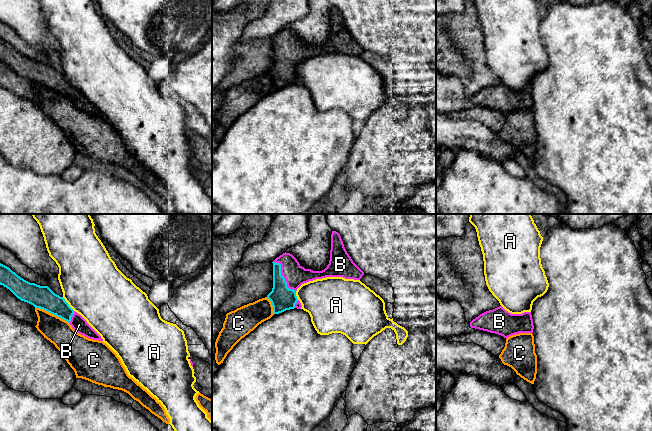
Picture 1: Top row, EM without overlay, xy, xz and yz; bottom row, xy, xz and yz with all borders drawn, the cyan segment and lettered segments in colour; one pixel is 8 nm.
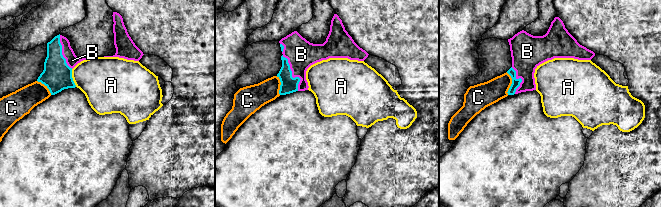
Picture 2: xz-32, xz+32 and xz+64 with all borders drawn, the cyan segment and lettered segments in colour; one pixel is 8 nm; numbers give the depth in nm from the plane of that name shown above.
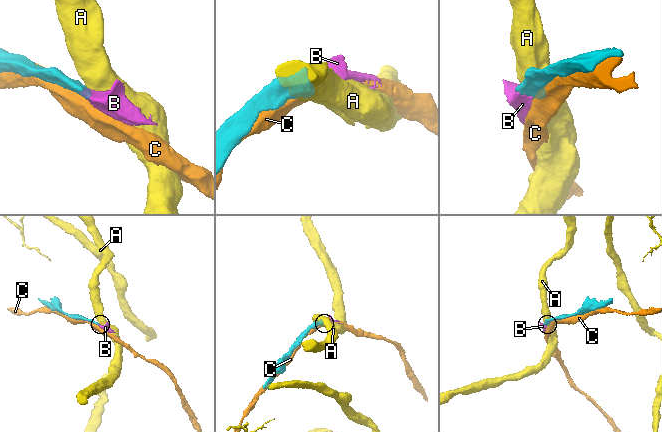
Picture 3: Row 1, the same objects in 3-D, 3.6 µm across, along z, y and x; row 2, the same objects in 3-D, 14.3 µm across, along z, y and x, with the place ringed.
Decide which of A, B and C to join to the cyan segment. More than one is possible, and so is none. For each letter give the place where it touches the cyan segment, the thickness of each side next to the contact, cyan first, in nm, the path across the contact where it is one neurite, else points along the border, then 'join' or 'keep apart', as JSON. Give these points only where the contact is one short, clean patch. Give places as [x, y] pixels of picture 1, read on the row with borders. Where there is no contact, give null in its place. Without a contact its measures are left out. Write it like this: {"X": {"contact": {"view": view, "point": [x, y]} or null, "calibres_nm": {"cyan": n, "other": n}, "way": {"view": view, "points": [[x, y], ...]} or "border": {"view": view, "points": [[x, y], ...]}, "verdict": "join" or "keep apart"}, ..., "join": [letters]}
{"A": {"contact": {"view": "xy", "point": [68, 304]}, "calibres_nm": {"cyan": 180, "other": 480}, "border": {"view": "xy", "points": [[62, 297], [74, 310]]}, "verdict": "keep apart"}, "B": {"contact": {"view": "xz", "point": [282, 276]}, "calibres_nm": {"cyan": 190, "other": 180}, "verdict": "join"}, "C": {"contact": {"view": "xy", "point": [52, 313]}, "calibres_nm": {"cyan": 180, "other": 200}, "verdict": "keep apart"}, "join": ["B"]}

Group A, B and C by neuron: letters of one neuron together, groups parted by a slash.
A / B / C

